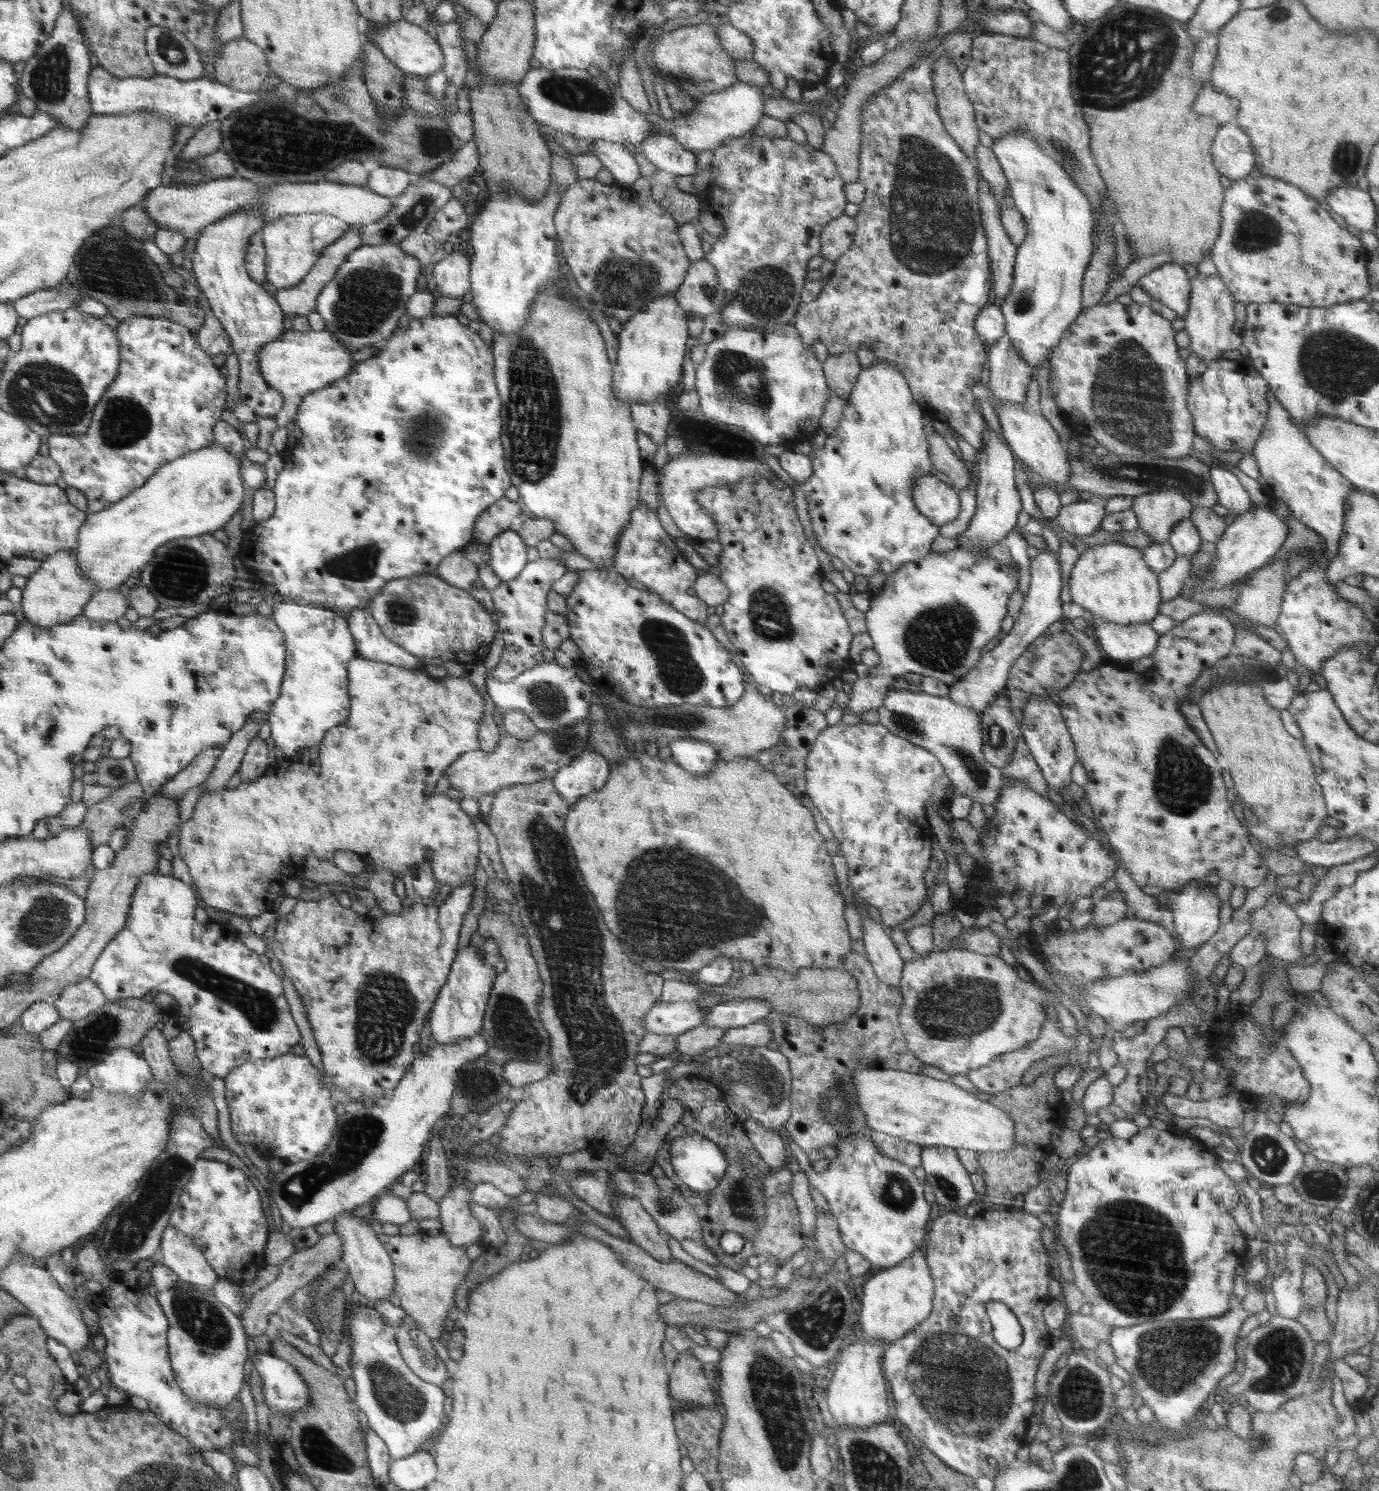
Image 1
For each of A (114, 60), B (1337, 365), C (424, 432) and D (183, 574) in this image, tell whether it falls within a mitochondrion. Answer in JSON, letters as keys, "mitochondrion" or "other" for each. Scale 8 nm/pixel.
{"A":"other","B":"mitochondrion","C":"mitochondrion","D":"mitochondrion"}

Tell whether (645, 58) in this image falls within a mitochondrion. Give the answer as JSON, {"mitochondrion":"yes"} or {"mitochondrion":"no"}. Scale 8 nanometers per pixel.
{"mitochondrion":"no"}

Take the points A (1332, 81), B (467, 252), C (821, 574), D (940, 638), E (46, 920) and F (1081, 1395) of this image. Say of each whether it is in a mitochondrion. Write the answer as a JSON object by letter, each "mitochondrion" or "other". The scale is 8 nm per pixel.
{"A":"other","B":"other","C":"other","D":"mitochondrion","E":"mitochondrion","F":"mitochondrion"}

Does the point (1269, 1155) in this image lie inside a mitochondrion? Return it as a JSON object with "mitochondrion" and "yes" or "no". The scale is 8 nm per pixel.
{"mitochondrion":"yes"}

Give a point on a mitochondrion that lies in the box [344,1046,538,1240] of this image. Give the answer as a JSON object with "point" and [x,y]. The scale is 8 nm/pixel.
{"point":[478,1085]}

